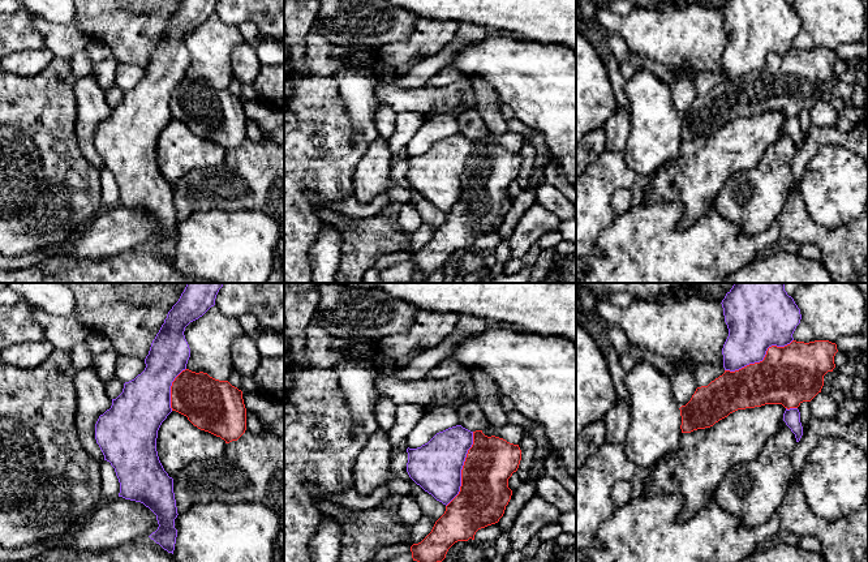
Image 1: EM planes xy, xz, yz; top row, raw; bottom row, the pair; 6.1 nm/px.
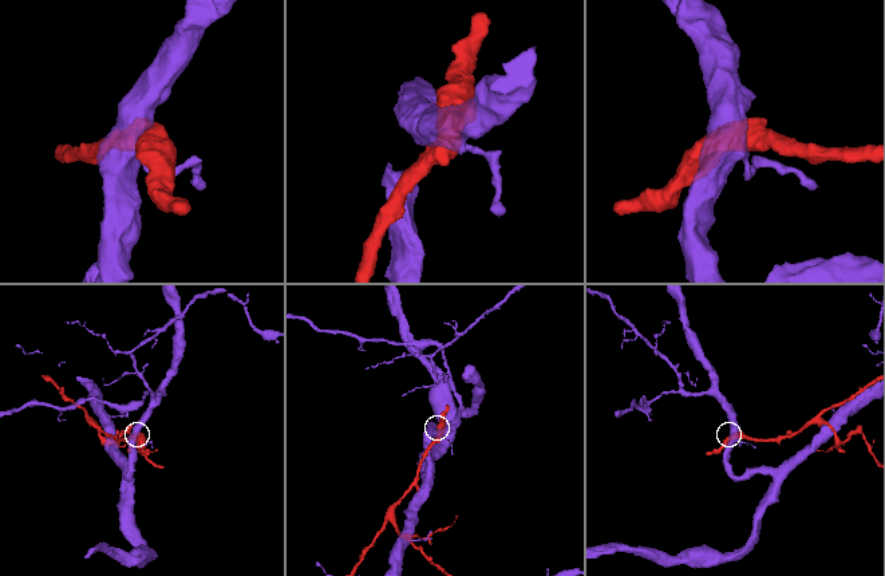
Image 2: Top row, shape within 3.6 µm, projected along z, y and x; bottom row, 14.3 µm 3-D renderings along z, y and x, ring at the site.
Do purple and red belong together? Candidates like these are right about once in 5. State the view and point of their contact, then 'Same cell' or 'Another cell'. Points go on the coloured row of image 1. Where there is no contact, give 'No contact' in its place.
Touches purple at yz (761, 360). Another cell

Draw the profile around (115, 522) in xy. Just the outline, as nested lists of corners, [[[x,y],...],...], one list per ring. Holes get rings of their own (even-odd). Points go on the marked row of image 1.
[[[116,497],[93,510],[69,541],[61,536],[47,540],[44,554],[111,550],[149,537],[158,527],[156,515],[143,503]]]

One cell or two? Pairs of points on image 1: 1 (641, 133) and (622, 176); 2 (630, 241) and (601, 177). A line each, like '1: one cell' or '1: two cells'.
1: two cells
2: two cells

